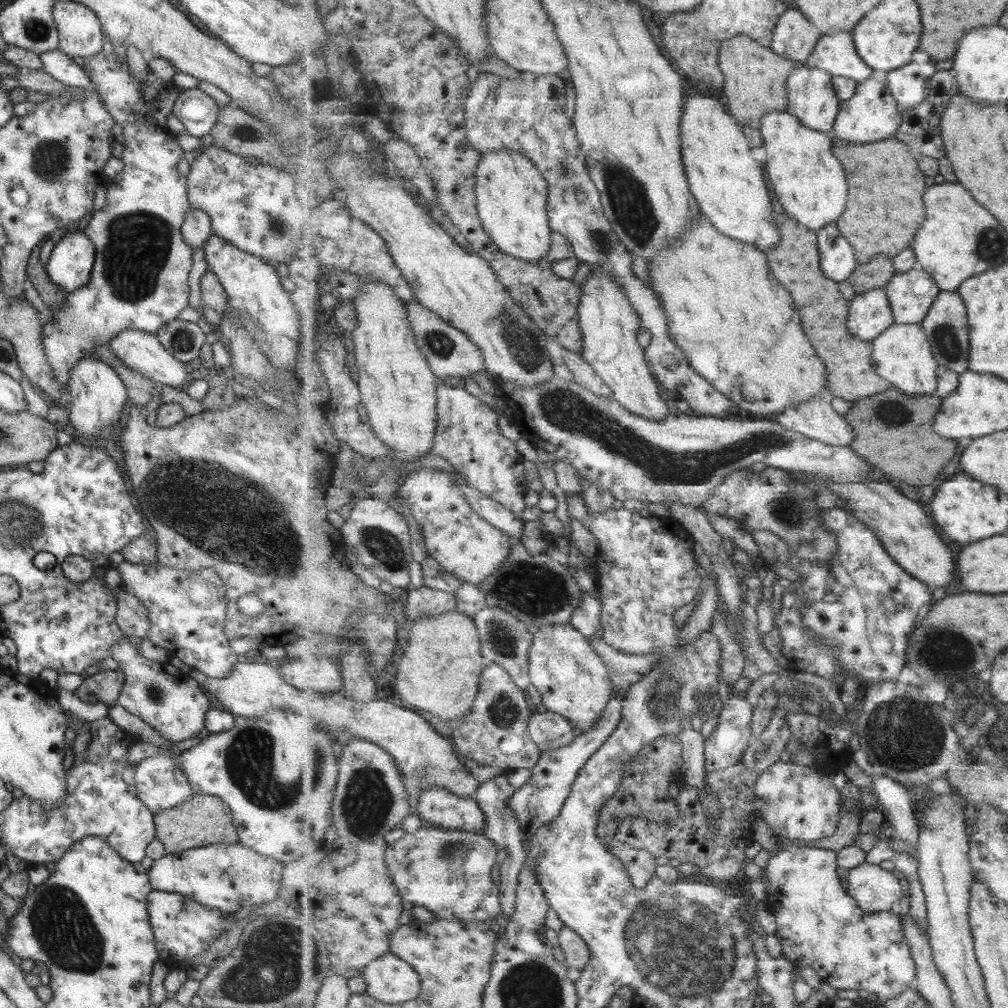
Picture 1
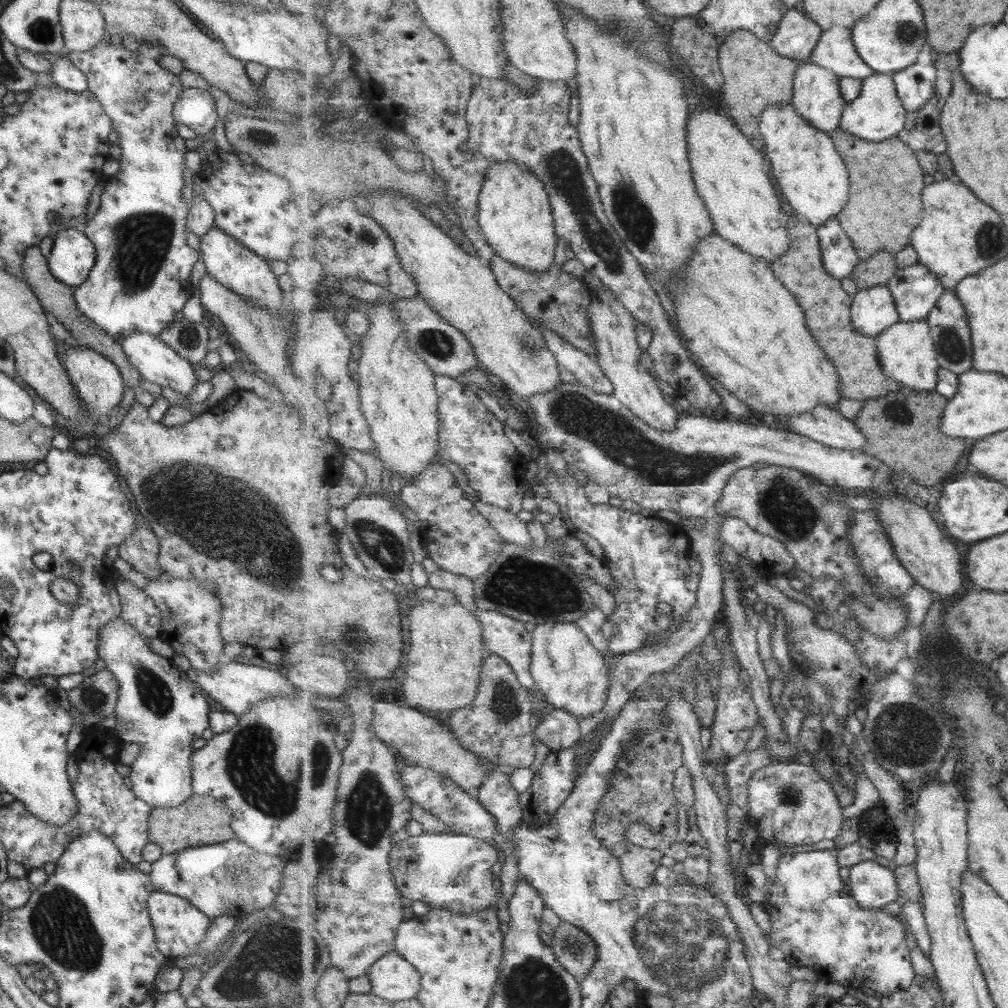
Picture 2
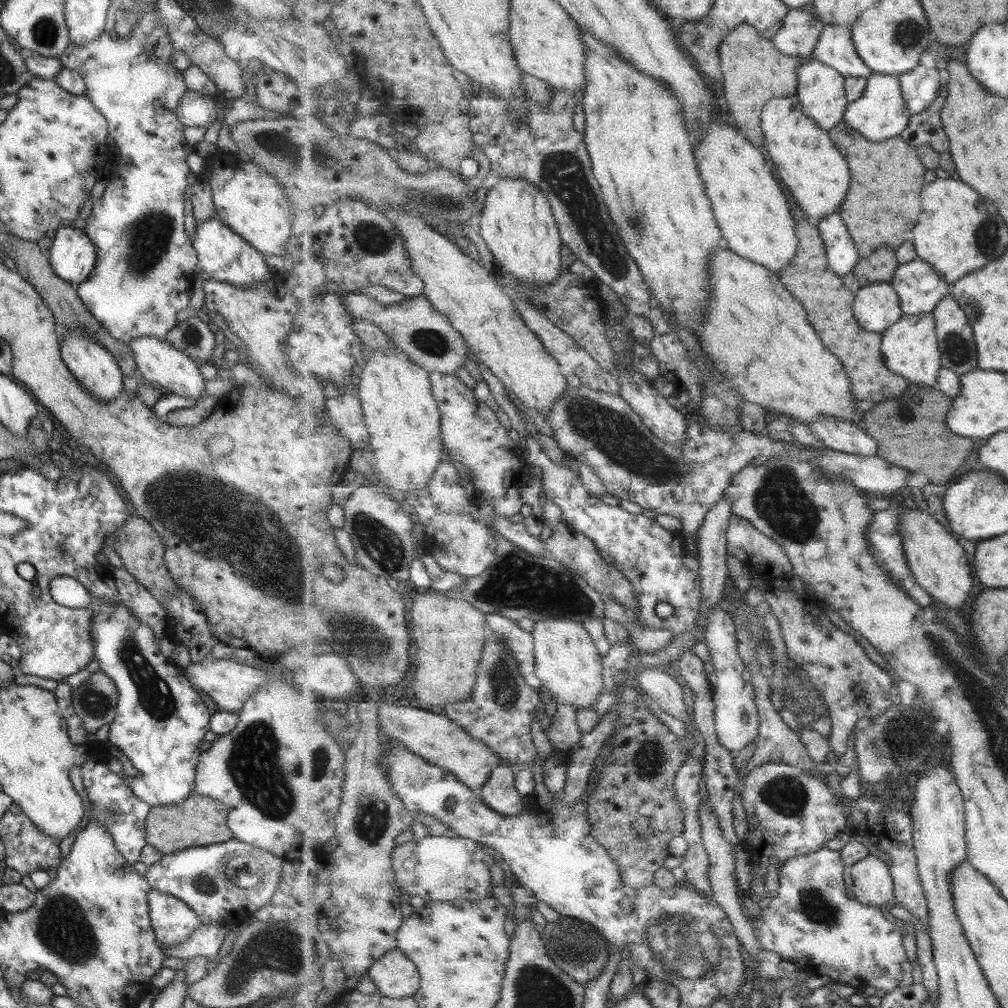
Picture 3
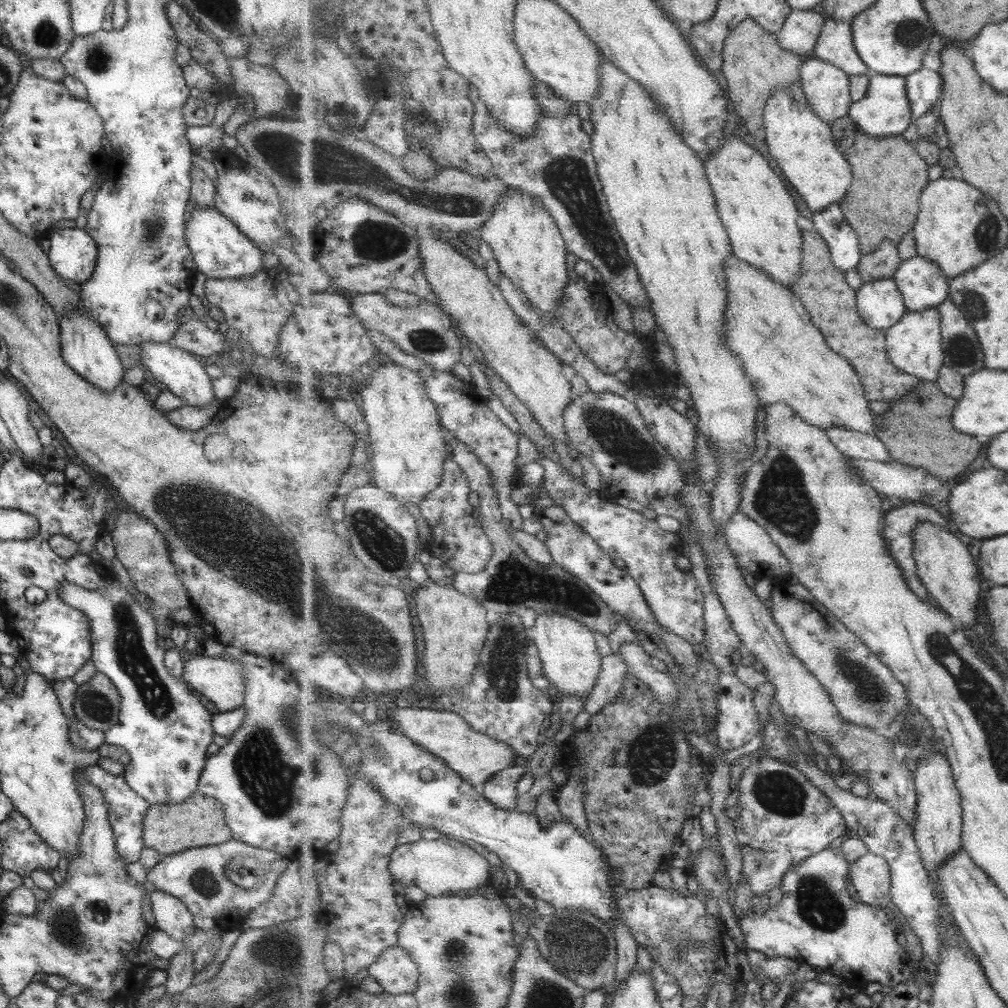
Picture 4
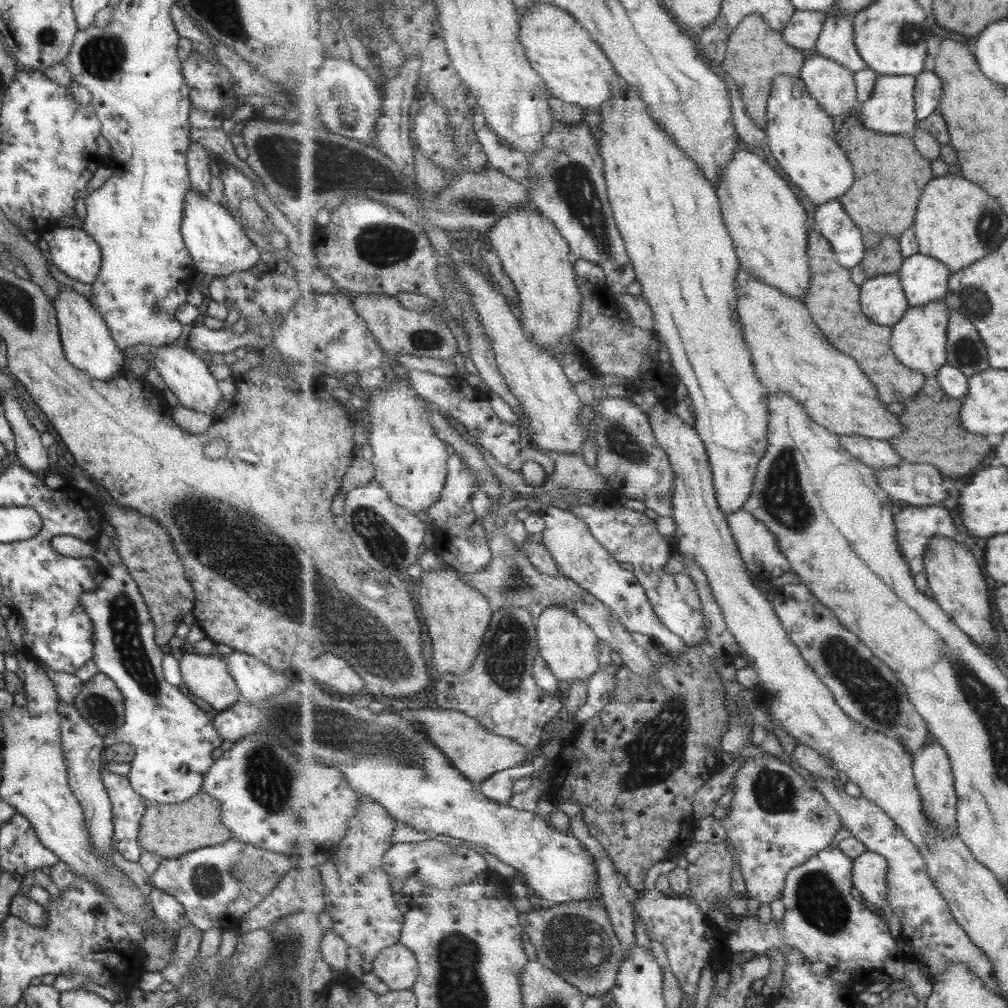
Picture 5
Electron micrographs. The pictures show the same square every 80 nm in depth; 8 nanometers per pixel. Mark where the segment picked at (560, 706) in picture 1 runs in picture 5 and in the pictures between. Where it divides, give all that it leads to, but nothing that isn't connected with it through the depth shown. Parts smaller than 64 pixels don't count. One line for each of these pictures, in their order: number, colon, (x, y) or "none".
2: (570, 670)
3: (568, 662)
4: (572, 662)
5: (568, 644)

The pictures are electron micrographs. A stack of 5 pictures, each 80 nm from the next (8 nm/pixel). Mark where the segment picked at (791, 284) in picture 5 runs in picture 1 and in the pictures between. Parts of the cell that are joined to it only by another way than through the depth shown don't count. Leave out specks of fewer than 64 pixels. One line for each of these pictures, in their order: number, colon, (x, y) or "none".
1: (729, 184)
2: (730, 174)
3: (752, 209)
4: (756, 206)

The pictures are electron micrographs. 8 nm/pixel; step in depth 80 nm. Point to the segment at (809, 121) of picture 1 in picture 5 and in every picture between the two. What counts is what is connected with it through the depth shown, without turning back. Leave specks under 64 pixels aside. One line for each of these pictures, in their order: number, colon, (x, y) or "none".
2: (818, 97)
3: (822, 92)
4: (828, 87)
5: (834, 86)

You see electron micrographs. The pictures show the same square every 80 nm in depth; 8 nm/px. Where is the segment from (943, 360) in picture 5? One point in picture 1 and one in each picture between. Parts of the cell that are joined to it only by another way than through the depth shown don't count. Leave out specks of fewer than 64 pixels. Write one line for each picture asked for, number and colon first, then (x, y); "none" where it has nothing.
1: (902, 354)
2: (907, 351)
3: (911, 347)
4: (916, 345)

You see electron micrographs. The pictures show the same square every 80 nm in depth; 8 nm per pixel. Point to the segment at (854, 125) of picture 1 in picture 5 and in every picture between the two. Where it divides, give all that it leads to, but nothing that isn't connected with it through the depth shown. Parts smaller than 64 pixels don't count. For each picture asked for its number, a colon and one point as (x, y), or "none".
2: (878, 114)
3: (881, 113)
4: (886, 111)
5: (892, 109)

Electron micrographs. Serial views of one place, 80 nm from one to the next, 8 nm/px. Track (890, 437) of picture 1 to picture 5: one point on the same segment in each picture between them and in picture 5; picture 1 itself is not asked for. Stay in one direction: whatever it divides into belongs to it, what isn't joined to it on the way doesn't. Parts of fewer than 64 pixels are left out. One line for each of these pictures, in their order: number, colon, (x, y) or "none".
2: (903, 427)
3: (912, 431)
4: (918, 430)
5: (935, 435)

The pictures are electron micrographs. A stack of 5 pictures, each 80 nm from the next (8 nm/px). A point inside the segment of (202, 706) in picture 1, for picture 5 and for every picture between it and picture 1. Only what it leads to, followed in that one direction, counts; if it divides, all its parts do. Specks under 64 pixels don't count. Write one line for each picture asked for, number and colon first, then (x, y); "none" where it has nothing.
2: (167, 711)
3: (159, 721)
4: (162, 726)
5: (171, 738)

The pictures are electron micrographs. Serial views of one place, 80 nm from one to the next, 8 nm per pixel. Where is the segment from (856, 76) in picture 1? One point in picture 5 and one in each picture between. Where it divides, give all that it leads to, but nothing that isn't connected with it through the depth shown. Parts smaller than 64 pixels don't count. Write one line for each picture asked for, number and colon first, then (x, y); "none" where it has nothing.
2: (835, 50)
3: (836, 47)
4: (836, 44)
5: (837, 40)

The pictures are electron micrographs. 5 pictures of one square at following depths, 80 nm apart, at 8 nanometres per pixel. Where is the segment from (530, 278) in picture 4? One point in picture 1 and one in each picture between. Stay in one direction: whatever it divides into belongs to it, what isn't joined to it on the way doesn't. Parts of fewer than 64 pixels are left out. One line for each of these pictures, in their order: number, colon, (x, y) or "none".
1: (512, 194)
2: (515, 214)
3: (518, 224)

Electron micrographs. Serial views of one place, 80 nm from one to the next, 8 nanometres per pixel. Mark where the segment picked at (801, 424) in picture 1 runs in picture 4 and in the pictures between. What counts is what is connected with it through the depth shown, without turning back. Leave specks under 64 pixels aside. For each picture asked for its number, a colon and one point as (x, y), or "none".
2: (826, 425)
3: (844, 436)
4: (854, 444)

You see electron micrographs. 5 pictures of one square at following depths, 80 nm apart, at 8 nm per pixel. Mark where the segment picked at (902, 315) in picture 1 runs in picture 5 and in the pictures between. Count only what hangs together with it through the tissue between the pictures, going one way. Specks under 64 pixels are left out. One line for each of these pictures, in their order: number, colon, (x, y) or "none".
2: (917, 289)
3: (921, 288)
4: (922, 281)
5: (925, 279)

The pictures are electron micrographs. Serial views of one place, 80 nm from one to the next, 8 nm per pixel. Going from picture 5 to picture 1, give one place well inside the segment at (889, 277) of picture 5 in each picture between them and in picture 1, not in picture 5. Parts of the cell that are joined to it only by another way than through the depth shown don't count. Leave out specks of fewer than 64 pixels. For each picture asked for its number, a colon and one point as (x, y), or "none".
1: (871, 313)
2: (874, 310)
3: (878, 306)
4: (881, 303)

